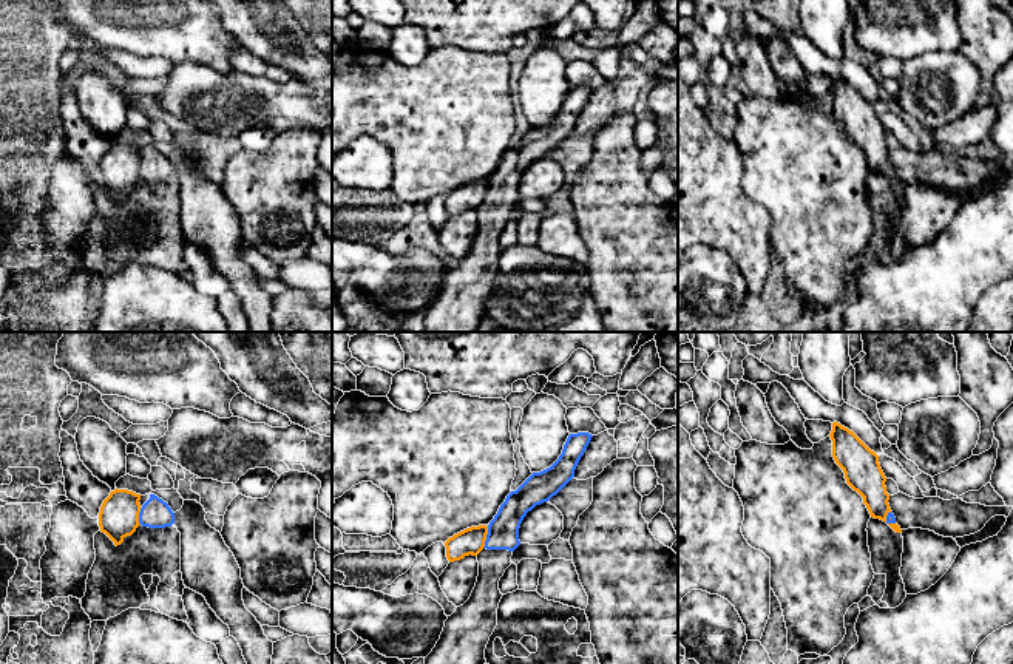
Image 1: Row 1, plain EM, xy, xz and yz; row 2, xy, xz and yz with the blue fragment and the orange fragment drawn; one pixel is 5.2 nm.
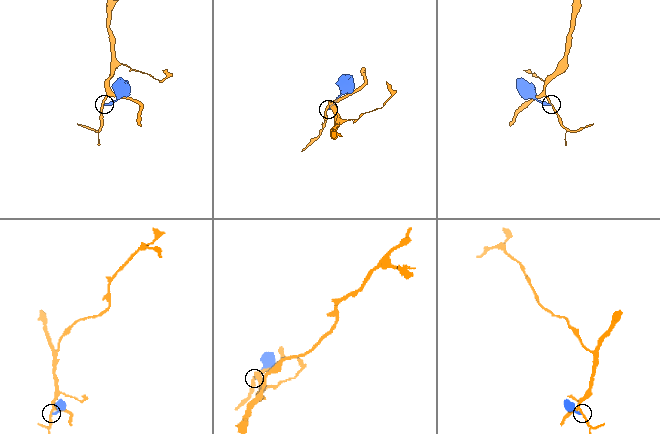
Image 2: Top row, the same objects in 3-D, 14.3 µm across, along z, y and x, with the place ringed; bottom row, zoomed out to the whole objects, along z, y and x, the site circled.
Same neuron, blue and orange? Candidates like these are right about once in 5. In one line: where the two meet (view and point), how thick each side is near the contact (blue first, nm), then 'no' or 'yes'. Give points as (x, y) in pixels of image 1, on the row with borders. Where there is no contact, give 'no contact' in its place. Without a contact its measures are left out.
xz (487, 538) | 160/140 nm | no

